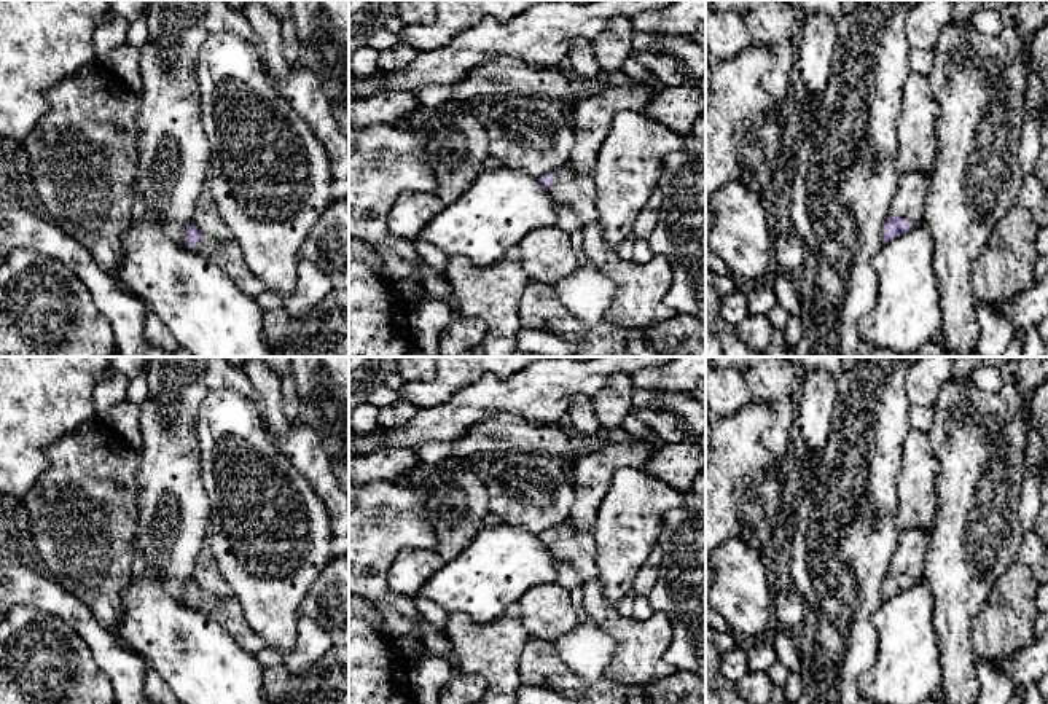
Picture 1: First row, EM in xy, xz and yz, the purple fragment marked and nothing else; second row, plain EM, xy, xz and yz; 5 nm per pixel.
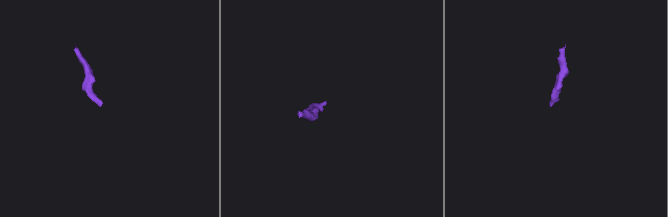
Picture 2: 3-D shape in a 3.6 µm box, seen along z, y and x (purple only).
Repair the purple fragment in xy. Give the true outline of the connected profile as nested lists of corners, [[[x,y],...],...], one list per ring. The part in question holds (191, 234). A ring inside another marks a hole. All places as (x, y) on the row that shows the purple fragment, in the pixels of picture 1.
[[[186,226],[185,244],[188,248],[194,248],[226,272],[242,293],[256,298],[268,291],[264,282],[247,268],[236,241],[215,241],[202,236],[196,226]]]

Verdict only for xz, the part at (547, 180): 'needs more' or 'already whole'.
needs more

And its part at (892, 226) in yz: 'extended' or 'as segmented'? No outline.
as segmented

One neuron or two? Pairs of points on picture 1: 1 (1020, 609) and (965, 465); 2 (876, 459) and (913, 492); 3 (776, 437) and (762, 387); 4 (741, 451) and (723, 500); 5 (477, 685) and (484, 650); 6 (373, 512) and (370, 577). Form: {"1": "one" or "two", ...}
{"1": "two", "2": "two", "3": "one", "4": "one", "5": "two", "6": "one"}

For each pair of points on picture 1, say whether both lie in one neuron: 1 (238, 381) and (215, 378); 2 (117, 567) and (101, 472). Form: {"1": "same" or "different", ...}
{"1": "same", "2": "same"}

